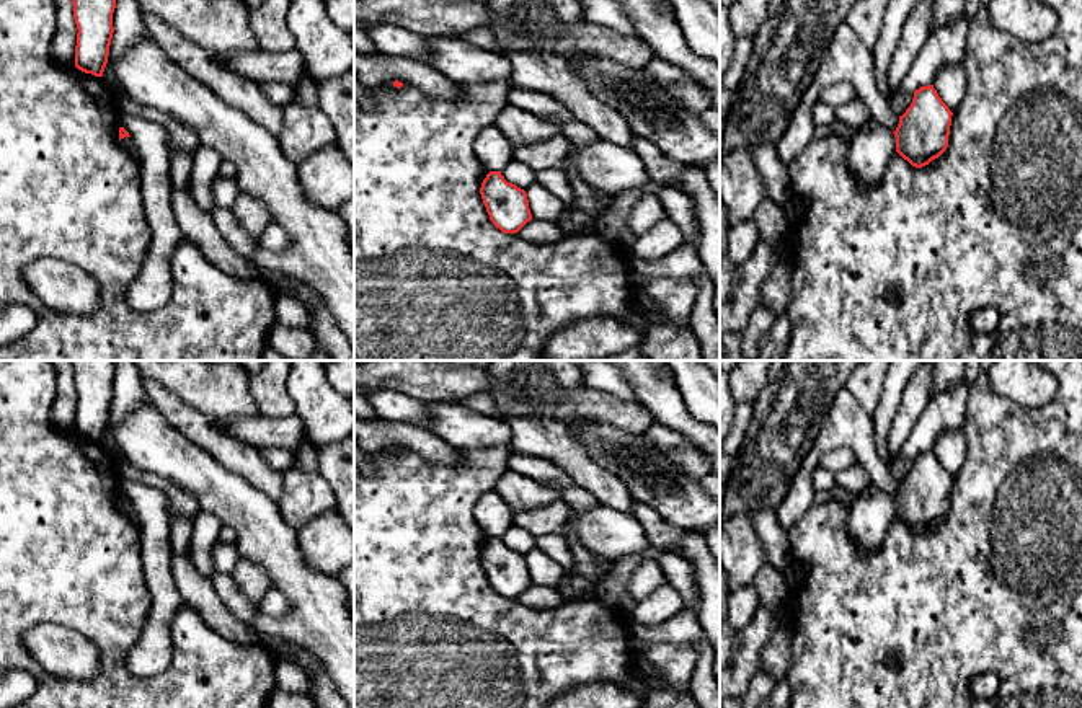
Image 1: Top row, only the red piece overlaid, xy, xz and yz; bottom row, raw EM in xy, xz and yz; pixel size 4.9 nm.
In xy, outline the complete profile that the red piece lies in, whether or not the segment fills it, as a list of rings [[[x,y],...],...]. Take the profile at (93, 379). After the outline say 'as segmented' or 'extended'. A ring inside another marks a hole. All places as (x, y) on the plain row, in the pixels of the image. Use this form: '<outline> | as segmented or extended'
[[[69,361],[77,390],[75,432],[103,442],[113,405],[116,361]]] | as segmented

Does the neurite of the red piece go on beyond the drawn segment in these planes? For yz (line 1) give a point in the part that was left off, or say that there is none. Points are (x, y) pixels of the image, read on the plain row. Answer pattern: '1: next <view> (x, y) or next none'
1: next none

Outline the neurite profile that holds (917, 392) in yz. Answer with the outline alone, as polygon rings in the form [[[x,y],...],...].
[[[922,362],[909,377],[901,395],[901,405],[896,411],[896,416],[886,436],[888,454],[883,460],[888,465],[891,465],[896,458],[899,458],[899,450],[902,444],[909,439],[919,416],[930,401],[933,374],[935,365]]]

